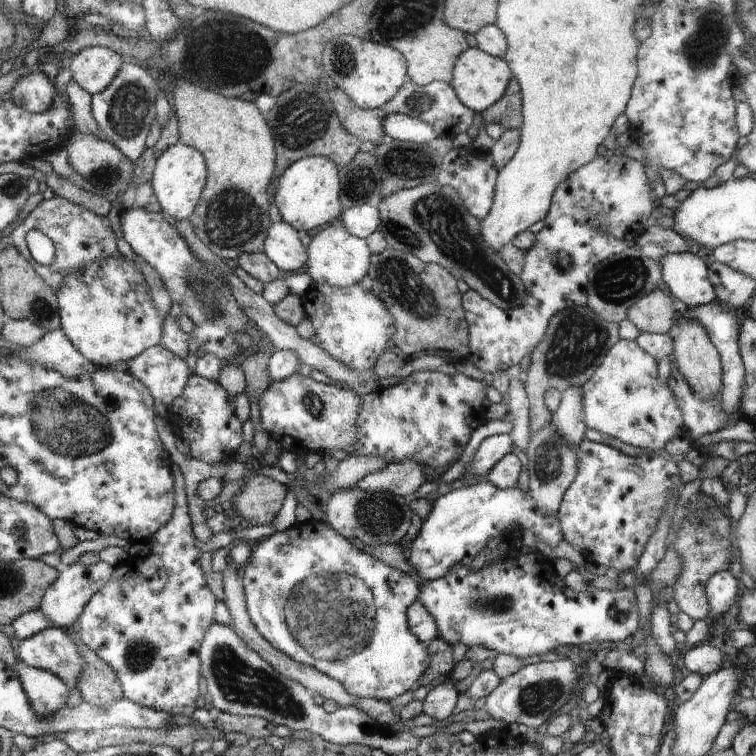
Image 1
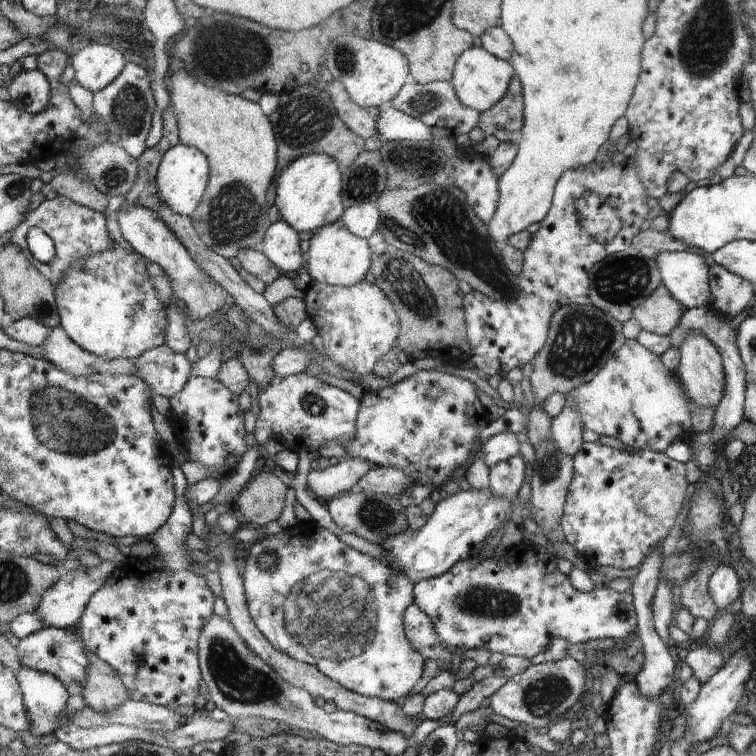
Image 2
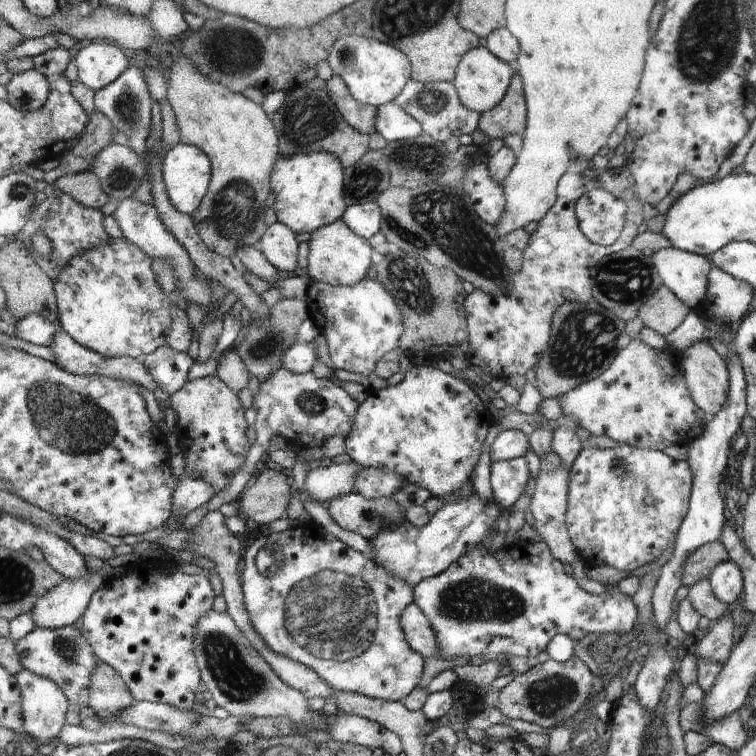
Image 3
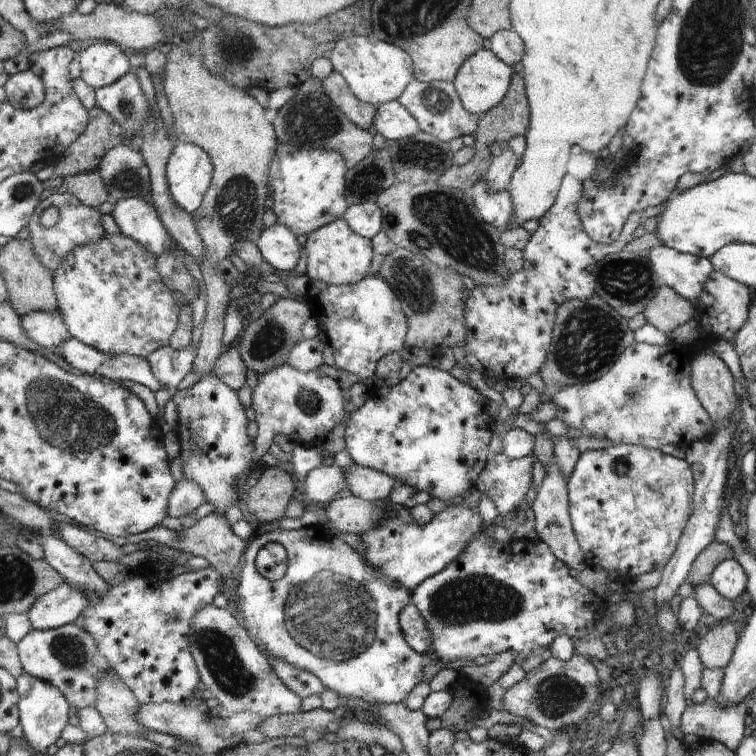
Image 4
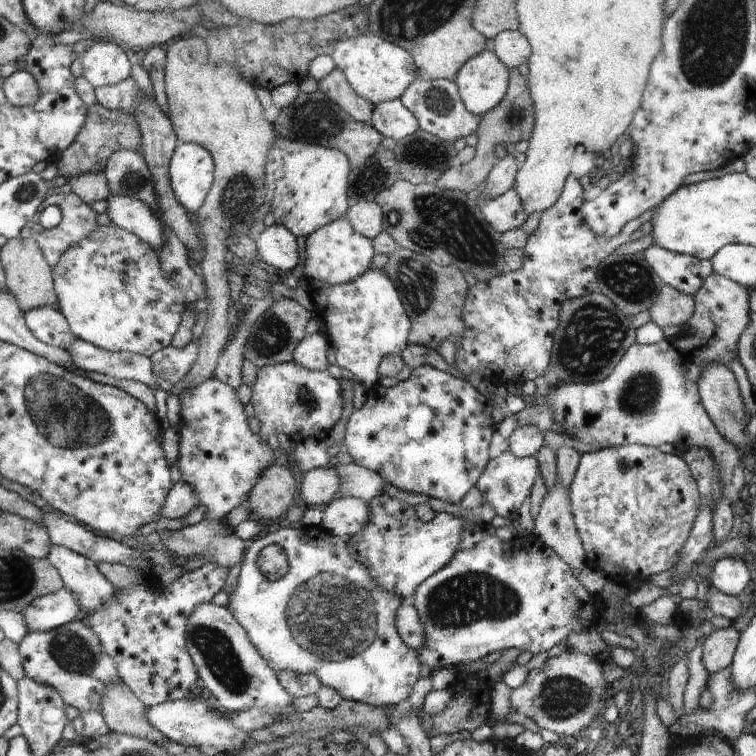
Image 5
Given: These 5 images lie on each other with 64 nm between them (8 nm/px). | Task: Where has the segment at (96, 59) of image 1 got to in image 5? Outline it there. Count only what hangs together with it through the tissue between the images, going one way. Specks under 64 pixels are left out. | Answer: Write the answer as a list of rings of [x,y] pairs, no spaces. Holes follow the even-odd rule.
[[[116,41],[97,42],[82,59],[84,77],[97,89],[119,84],[131,76],[131,63],[125,48]]]

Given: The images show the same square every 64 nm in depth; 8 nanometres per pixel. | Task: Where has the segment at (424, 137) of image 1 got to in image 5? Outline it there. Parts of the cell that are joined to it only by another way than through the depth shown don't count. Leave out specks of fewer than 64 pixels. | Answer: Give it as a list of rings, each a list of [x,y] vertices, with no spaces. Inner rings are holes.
[[[399,99],[375,106],[370,125],[388,138],[402,138],[419,130],[416,118],[401,104]]]

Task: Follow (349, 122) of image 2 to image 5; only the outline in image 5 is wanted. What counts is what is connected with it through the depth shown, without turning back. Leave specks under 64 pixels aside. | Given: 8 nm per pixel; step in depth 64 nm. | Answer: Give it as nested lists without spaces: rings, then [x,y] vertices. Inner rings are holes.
[[[335,68],[326,78],[318,81],[318,86],[321,92],[328,93],[330,99],[340,105],[354,120],[362,124],[370,123],[376,110],[375,106],[358,96],[342,70]]]

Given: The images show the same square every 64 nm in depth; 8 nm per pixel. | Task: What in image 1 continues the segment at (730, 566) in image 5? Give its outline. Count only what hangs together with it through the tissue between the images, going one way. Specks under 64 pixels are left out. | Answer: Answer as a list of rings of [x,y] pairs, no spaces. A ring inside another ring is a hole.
[[[730,570],[717,572],[709,579],[705,593],[711,608],[710,619],[717,617],[719,614],[724,616],[726,612],[730,612],[730,606],[738,598],[736,578],[730,574]]]

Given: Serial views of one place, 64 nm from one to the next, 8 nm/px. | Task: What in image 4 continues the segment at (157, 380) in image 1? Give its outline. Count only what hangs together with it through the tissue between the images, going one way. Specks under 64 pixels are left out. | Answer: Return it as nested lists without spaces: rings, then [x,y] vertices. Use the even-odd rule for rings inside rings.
[[[171,344],[157,348],[146,360],[152,366],[154,376],[163,387],[176,388],[180,381],[193,370],[196,350],[190,346],[176,350]]]

